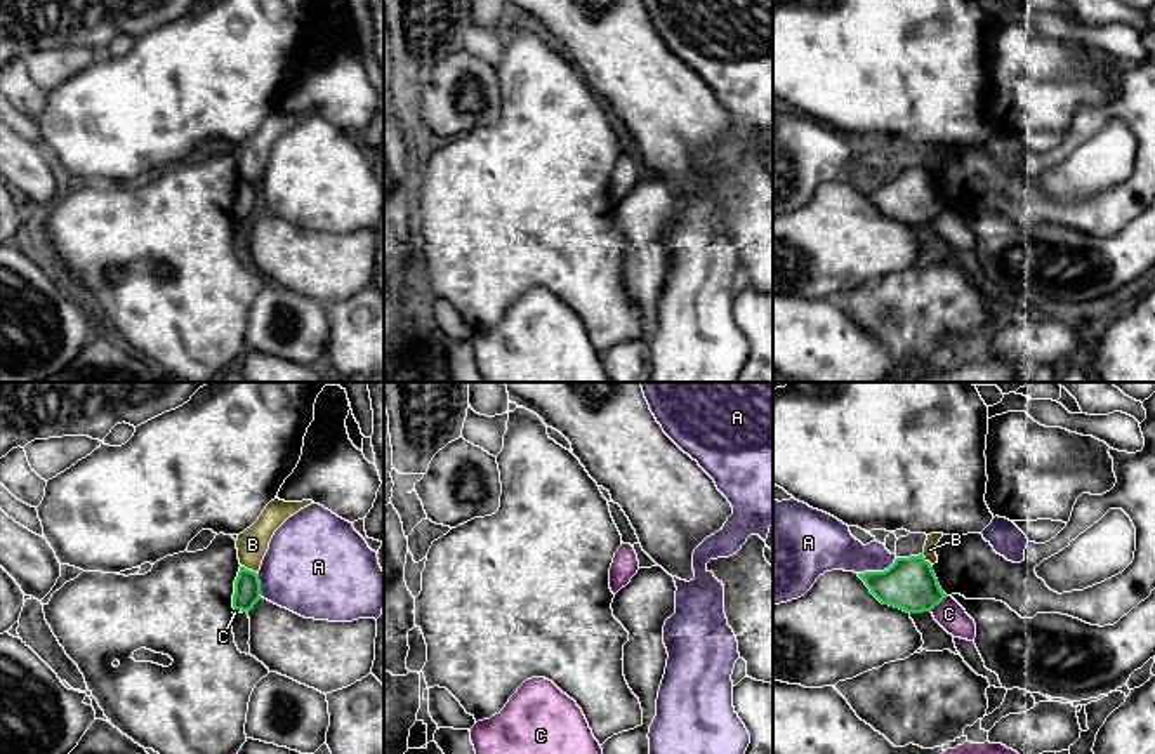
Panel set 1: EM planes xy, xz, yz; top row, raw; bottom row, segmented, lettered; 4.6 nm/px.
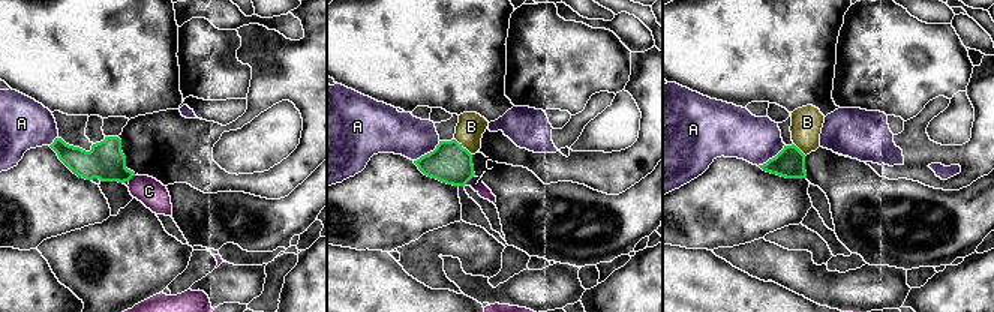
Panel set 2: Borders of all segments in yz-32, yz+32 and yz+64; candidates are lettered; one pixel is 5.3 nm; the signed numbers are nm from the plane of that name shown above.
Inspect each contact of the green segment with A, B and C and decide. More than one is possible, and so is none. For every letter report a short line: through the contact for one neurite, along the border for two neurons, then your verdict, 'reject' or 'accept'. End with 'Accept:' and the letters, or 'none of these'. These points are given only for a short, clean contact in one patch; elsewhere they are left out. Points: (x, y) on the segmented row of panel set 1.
A: reject
B: line xy (242, 565), (257, 574); reject
C: line yz (947, 596), (930, 610); reject
Accept: none of these

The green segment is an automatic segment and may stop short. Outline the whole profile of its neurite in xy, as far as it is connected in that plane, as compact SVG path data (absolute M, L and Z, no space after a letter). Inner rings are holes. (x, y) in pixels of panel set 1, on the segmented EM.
M240 566L238 577L234 580L233 608L248 613L259 599L259 573Z

